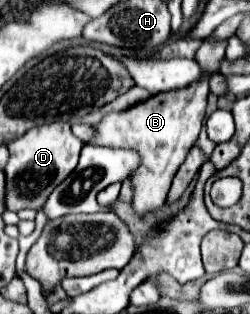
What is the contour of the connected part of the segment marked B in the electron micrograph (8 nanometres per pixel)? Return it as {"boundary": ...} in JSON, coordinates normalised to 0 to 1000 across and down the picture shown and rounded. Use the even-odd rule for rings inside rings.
{"boundary":[[[780,261],[772,274],[724,287],[636,293],[596,318],[532,331],[500,350],[436,357],[404,376],[396,395],[372,395],[380,433],[364,459],[516,471],[564,497],[564,522],[524,554],[532,669],[548,682],[620,675],[660,650],[708,535],[732,522],[748,484],[780,465],[796,439],[820,382],[828,306],[836,306],[836,274],[820,274],[820,261]]]}

